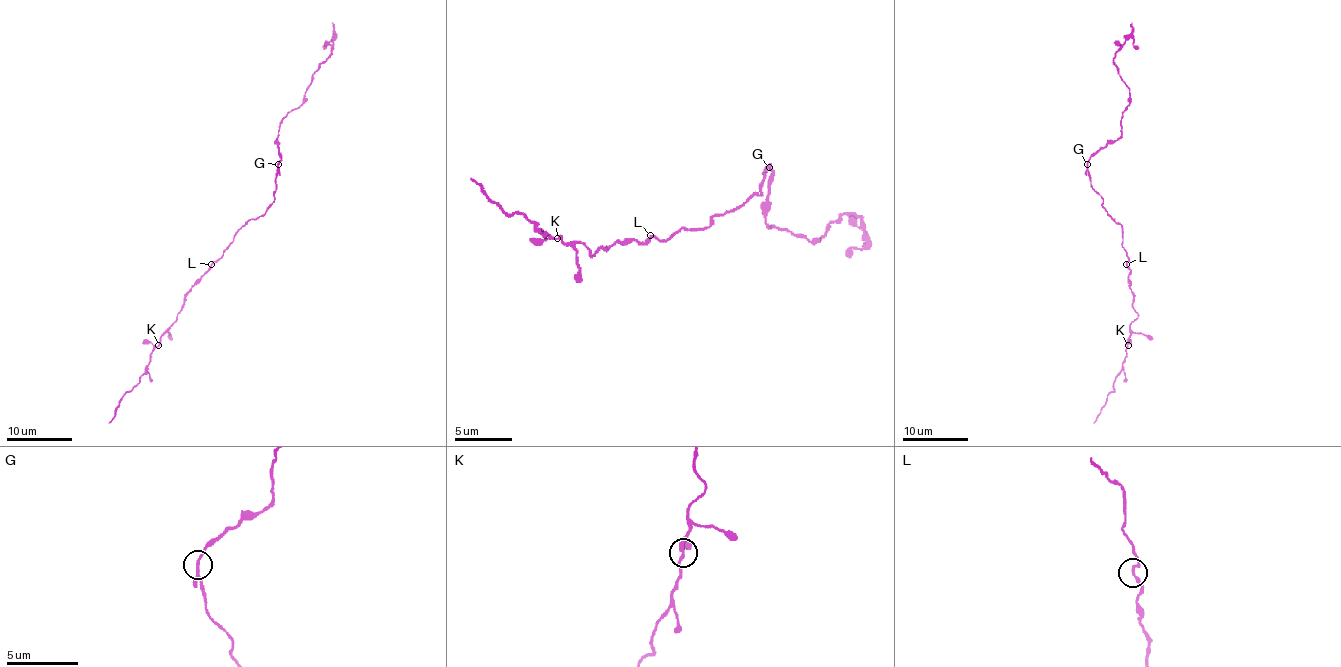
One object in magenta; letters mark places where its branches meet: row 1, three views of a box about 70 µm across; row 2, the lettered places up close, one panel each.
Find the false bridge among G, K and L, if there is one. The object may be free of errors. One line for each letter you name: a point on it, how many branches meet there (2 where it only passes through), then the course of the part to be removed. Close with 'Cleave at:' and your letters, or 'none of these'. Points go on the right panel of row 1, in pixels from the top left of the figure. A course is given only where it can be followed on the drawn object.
Cleave at: none of these

